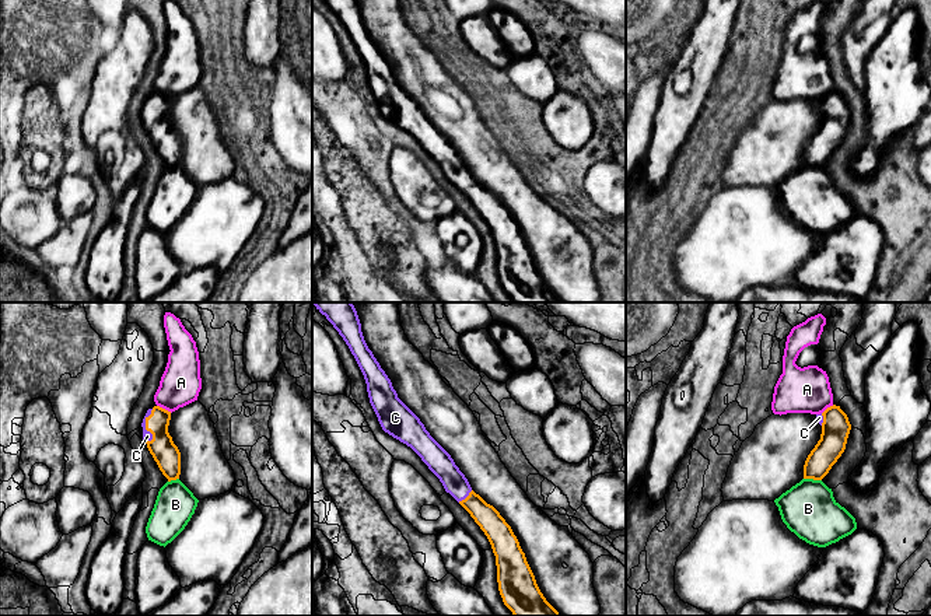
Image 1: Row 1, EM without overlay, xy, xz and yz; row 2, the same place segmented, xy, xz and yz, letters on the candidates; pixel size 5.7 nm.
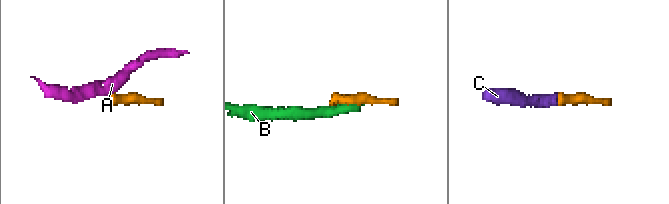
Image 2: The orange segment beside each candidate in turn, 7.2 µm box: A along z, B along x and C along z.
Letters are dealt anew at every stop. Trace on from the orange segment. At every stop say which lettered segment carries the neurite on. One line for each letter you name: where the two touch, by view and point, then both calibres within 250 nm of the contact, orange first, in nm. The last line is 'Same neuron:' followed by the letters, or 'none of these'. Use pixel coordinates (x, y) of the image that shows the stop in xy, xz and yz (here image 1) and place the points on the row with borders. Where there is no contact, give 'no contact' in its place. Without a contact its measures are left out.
C: contact xy (146, 427); calibres 150 and 60 nm
Same neuron: C

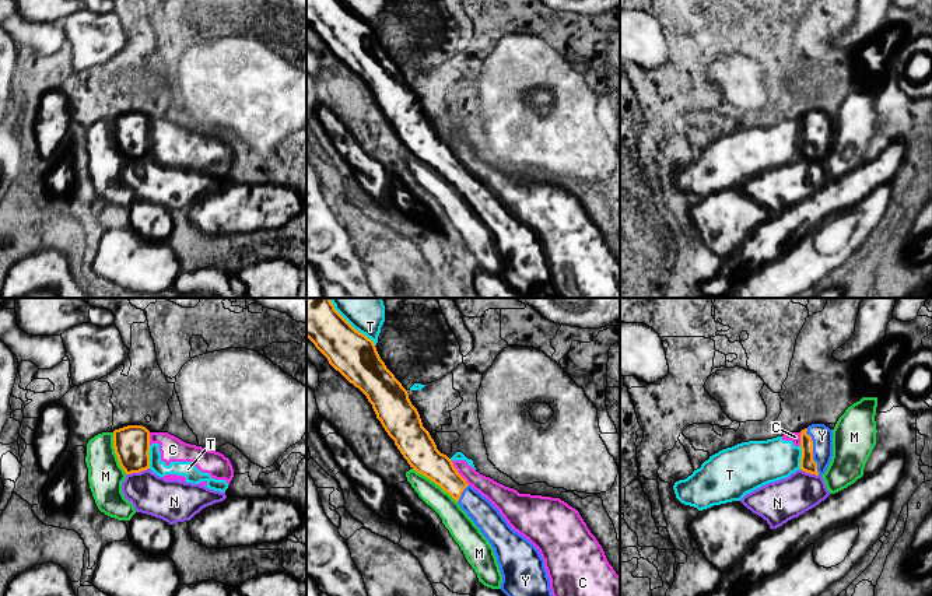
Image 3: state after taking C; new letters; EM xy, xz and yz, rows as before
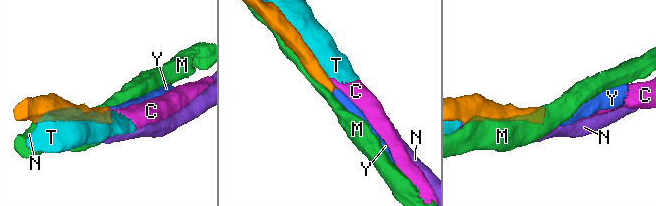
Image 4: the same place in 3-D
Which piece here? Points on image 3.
Y: contact yz (812, 452); calibres 90 and 120 nm
Same neuron: Y

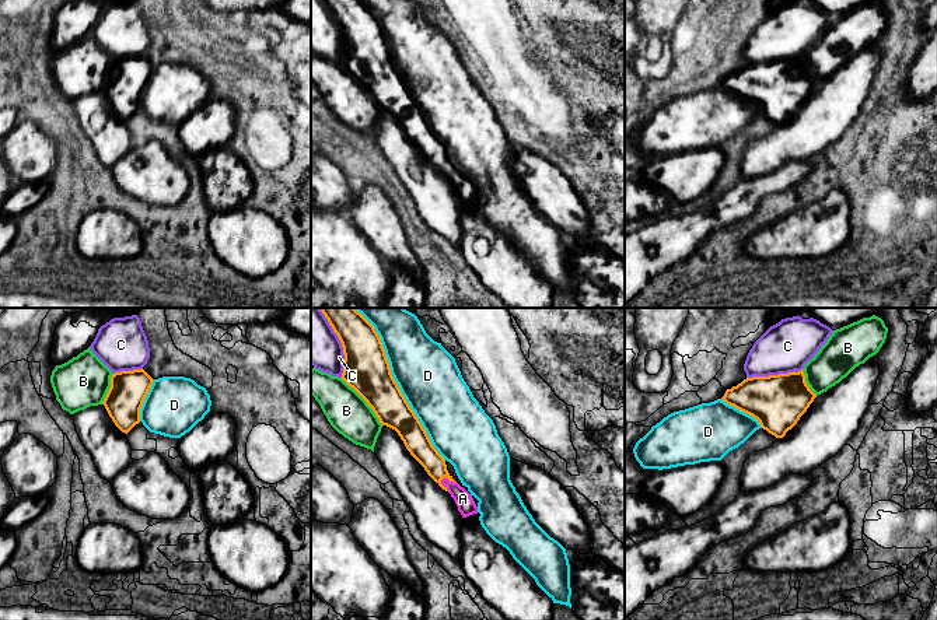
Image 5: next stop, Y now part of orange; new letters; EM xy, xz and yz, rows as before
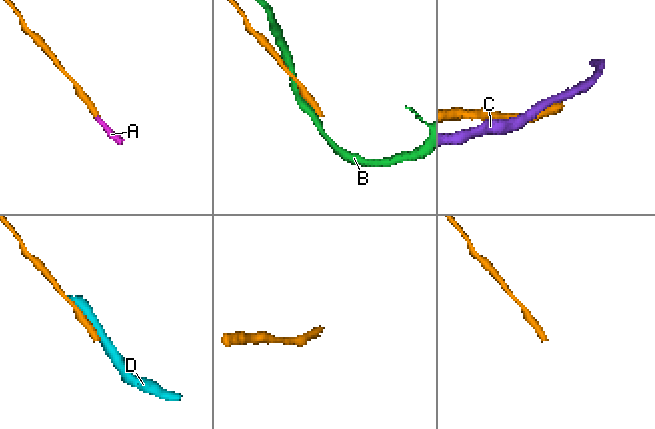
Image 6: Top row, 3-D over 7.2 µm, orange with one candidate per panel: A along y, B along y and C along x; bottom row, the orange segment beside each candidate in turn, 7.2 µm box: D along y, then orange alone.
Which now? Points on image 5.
A: contact xz (448, 479); calibres 140 and 100 nm
Same neuron: A

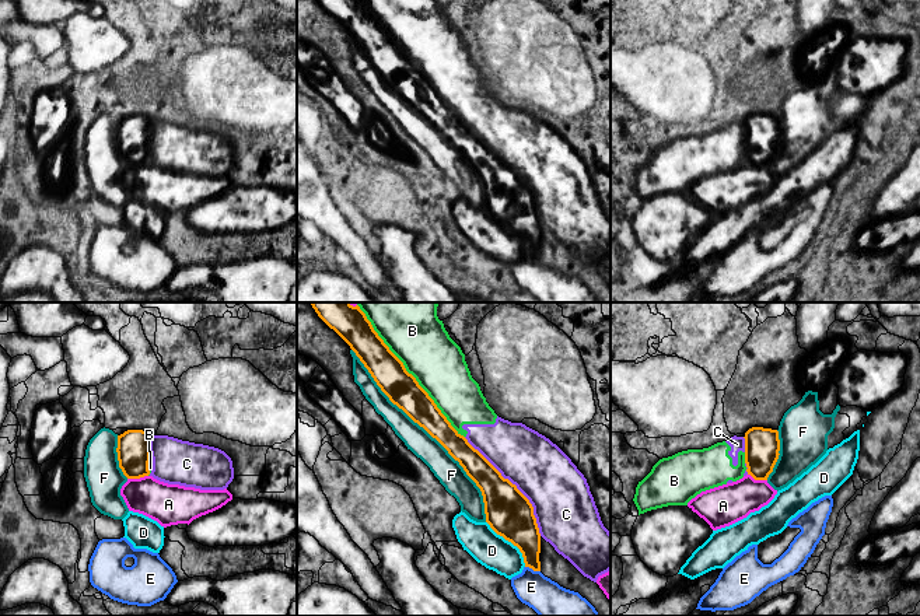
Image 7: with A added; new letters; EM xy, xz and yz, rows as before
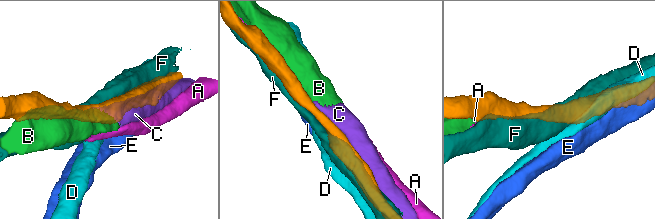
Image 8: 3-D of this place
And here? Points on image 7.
Same neuron: none of these

